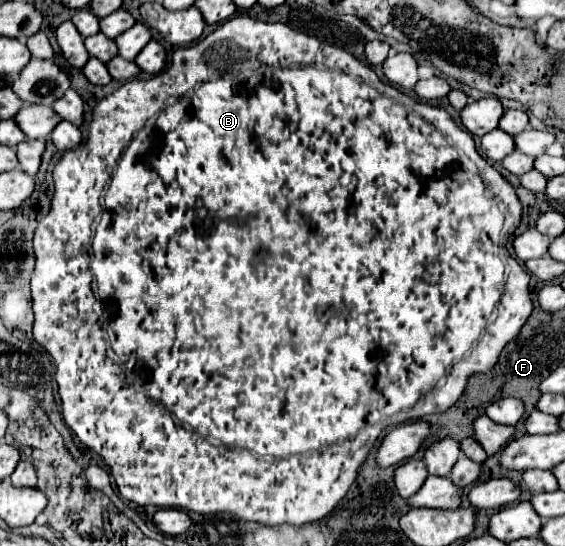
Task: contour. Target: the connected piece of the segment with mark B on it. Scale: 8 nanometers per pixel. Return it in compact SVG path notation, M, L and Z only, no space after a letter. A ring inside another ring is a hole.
M232 17L202 41L177 48L170 65L148 81L132 79L104 97L92 109L86 143L66 151L60 159L62 167L52 171L52 209L38 223L34 233L36 269L30 281L36 317L34 339L54 357L66 425L76 433L82 445L106 461L124 499L142 507L178 507L201 515L231 513L262 525L306 525L334 511L354 483L358 467L384 427L430 413L442 413L452 407L460 399L466 379L472 373L484 373L494 367L502 347L518 335L530 317L530 277L516 261L507 261L512 257L506 249L501 249L501 235L512 234L510 229L519 225L511 223L512 219L520 223L522 205L514 187L476 151L472 135L458 127L444 109L430 107L388 87L368 65L356 61L348 51L330 47L284 23ZM318 67L330 67L336 69L336 73ZM430 123L442 135L438 135ZM364 175L368 181L360 183ZM108 181L110 185L104 197L106 209L94 233L94 257L90 259L91 226L96 215L100 215L100 195ZM498 208L504 208L507 213L503 230L502 211ZM108 341L126 381L114 381L114 357L108 355ZM446 369L450 369L446 383L434 387L446 375Z

